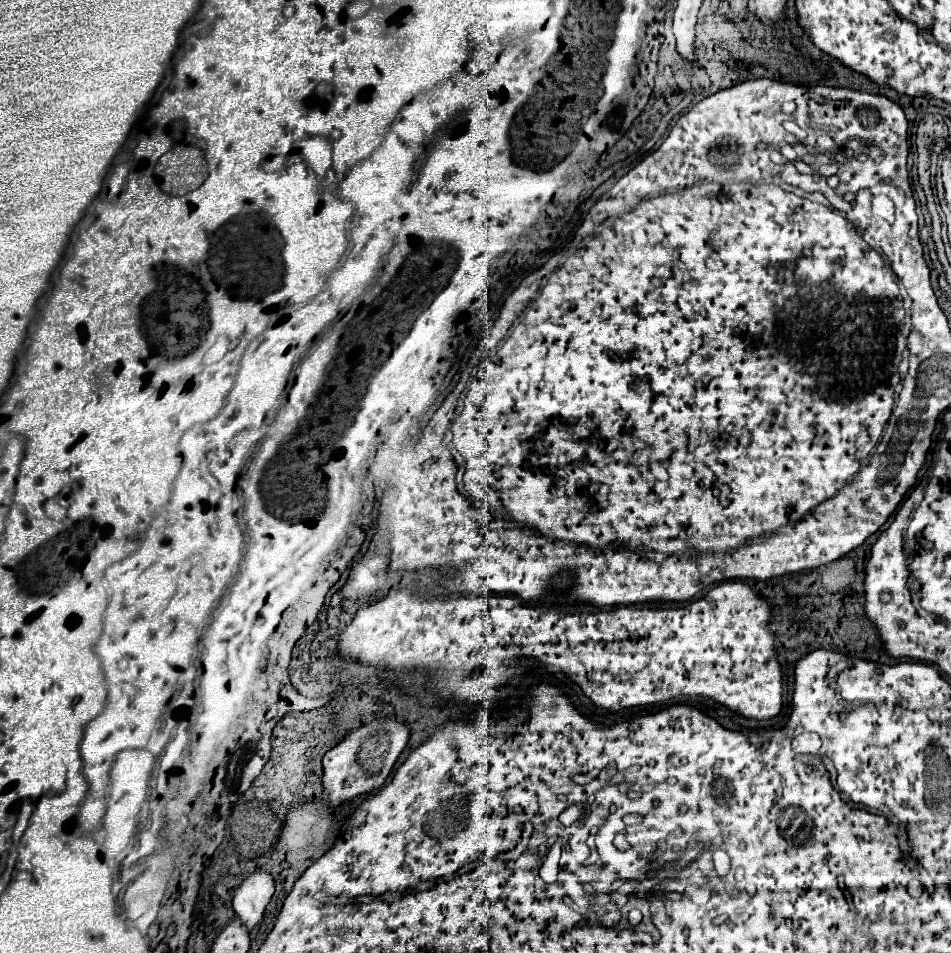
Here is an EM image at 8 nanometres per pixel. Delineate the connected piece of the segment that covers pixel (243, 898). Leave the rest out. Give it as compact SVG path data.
M255 870L253 874L245 876L243 882L235 888L233 910L249 930L261 922L265 906L269 904L273 892L273 878L267 870Z

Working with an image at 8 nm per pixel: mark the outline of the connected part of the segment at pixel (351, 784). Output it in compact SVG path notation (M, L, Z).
M375 718L357 730L351 730L335 748L323 756L323 786L329 796L329 804L337 806L359 794L381 788L407 742L409 728L395 718Z

